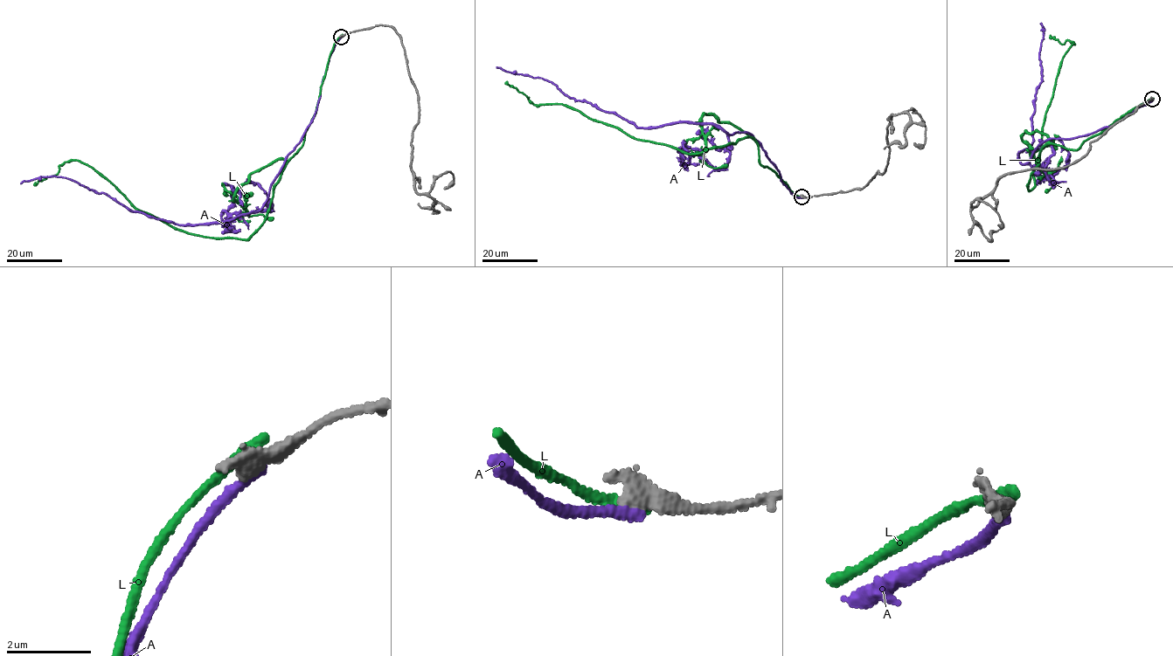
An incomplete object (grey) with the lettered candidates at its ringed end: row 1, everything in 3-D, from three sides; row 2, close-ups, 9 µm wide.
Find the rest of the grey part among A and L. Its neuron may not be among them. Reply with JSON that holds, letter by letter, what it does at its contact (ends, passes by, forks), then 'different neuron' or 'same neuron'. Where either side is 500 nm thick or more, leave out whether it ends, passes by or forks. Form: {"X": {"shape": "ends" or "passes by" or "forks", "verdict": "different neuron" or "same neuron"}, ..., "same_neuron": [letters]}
{"A": {"shape": "ends", "verdict": "different neuron"}, "L": {"shape": "ends", "verdict": "different neuron"}, "same_neuron": []}

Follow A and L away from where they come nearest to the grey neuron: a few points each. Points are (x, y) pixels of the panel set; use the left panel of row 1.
A: (342, 36), (329, 57), (312, 121), (256, 211), (175, 224), (130, 210), (65, 177), (20, 183)
L: (341, 36), (304, 140), (282, 170), (265, 221), (247, 238), (175, 229), (135, 208), (77, 161), (35, 182)

